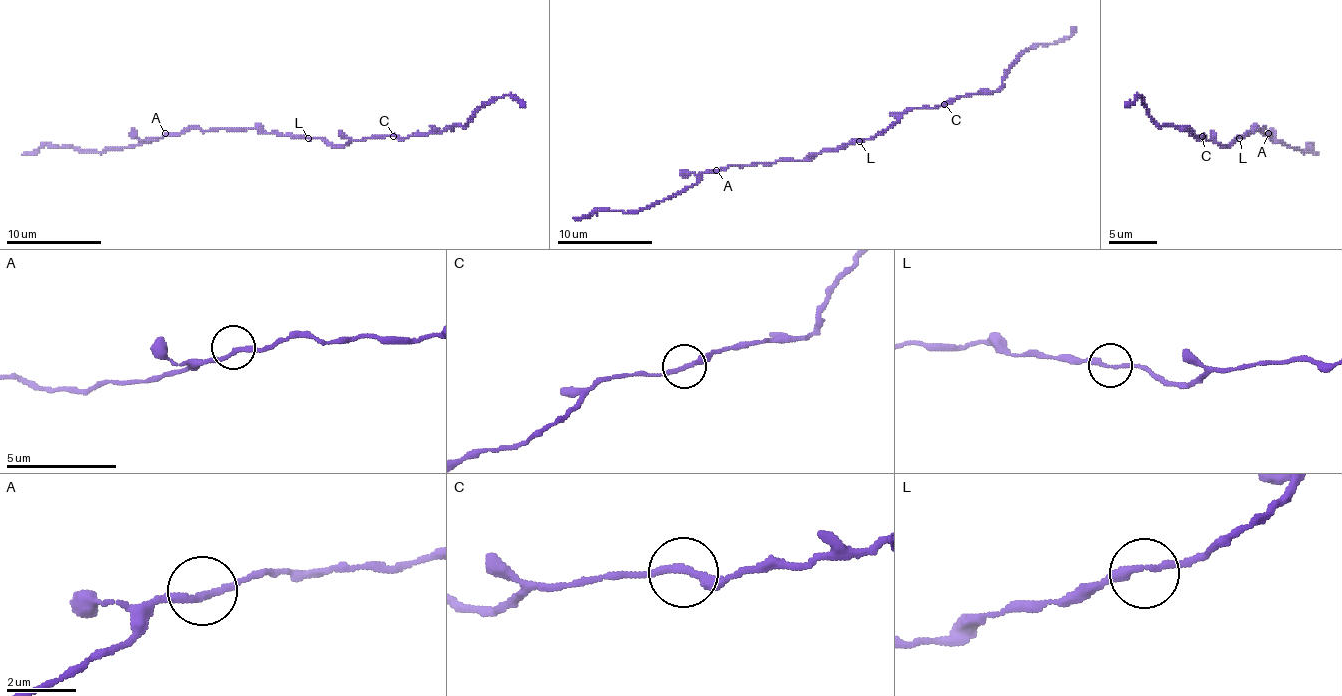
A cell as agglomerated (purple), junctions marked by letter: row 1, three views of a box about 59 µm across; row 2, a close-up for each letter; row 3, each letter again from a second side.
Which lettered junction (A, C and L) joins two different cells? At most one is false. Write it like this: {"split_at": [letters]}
{"split_at": []}

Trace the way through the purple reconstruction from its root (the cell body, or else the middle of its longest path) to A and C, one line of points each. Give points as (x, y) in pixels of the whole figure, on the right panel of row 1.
A: (1247, 135), (1256, 128), (1263, 128), (1263, 133), (1268, 133)
C: (1247, 135), (1237, 138), (1230, 145), (1218, 145), (1201, 135)

